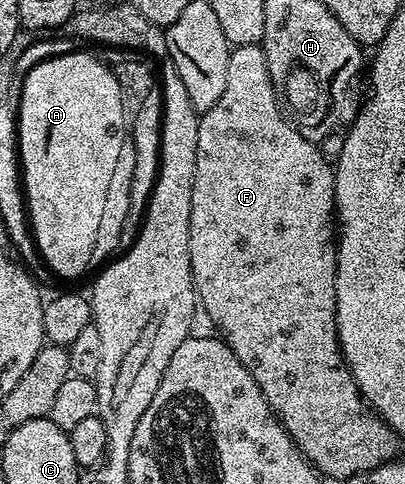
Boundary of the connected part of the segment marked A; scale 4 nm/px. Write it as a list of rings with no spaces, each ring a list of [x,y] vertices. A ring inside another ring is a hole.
[[[68,50],[61,56],[53,56],[50,60],[43,60],[37,66],[33,66],[33,70],[29,70],[29,74],[24,77],[22,85],[22,95],[19,97],[19,143],[18,143],[18,157],[21,161],[22,169],[22,190],[25,193],[26,199],[26,210],[29,213],[29,225],[30,231],[33,233],[33,239],[35,247],[38,249],[39,255],[42,257],[42,263],[51,270],[56,277],[60,276],[79,276],[84,275],[88,271],[87,269],[87,256],[91,256],[91,244],[95,244],[95,228],[99,228],[99,212],[103,212],[103,192],[107,192],[107,188],[110,184],[116,183],[117,176],[115,176],[115,171],[119,168],[119,159],[123,156],[123,144],[125,148],[125,137],[129,132],[129,116],[123,113],[123,107],[125,107],[125,101],[123,99],[123,91],[121,86],[117,82],[114,71],[110,67],[106,68],[101,61],[95,56],[90,56],[87,52],[74,52],[74,50]]]

